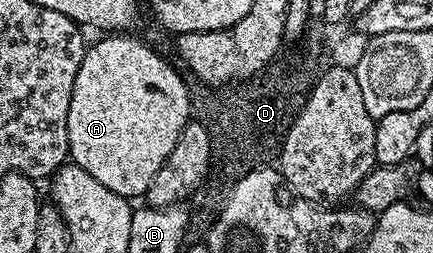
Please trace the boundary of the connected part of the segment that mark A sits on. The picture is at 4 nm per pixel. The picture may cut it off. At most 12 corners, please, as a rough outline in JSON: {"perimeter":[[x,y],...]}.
{"perimeter":[[130,36],[87,45],[69,157],[141,199],[187,122],[185,80]]}

